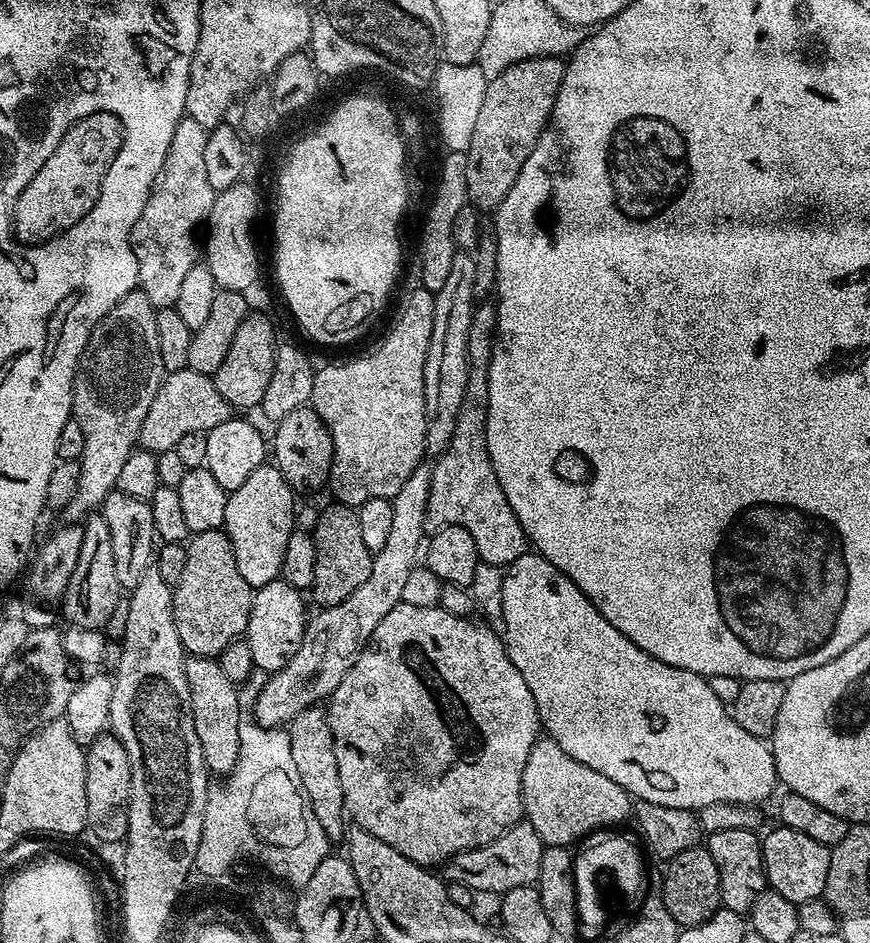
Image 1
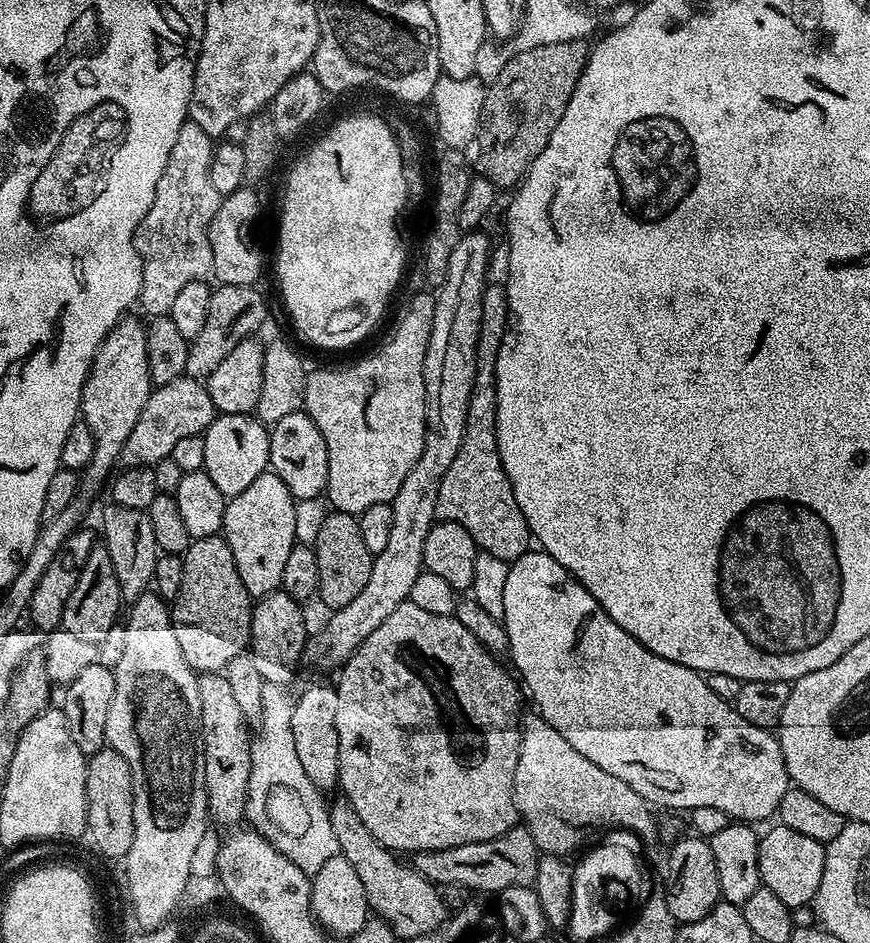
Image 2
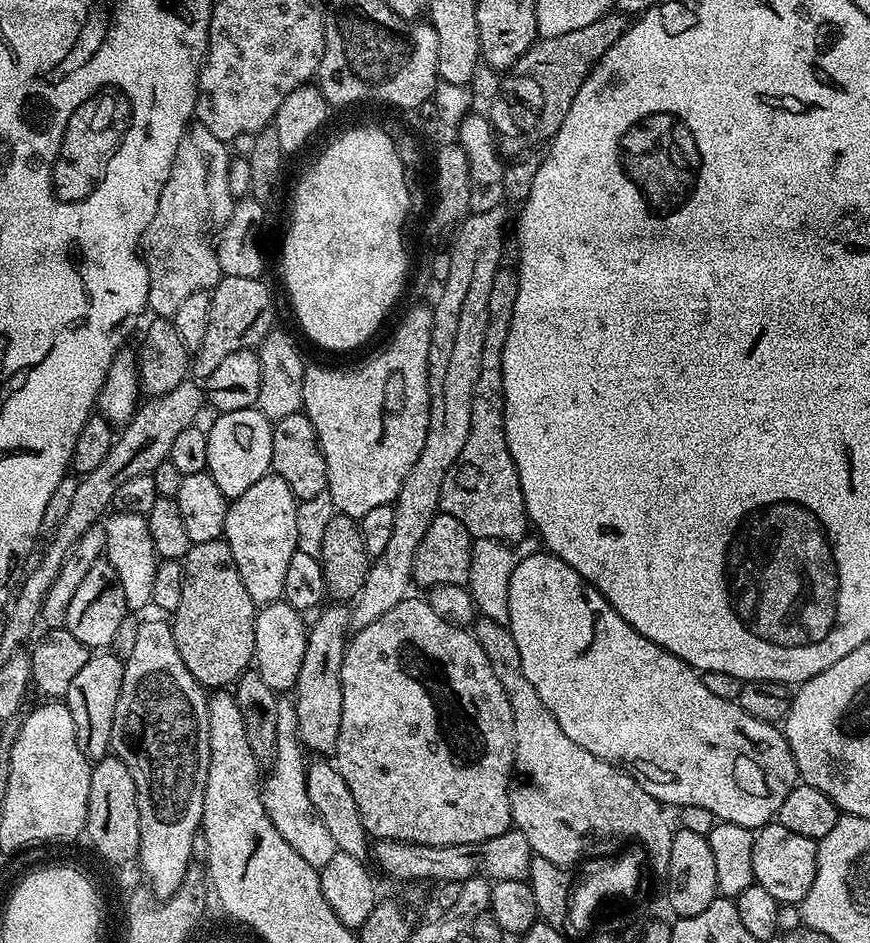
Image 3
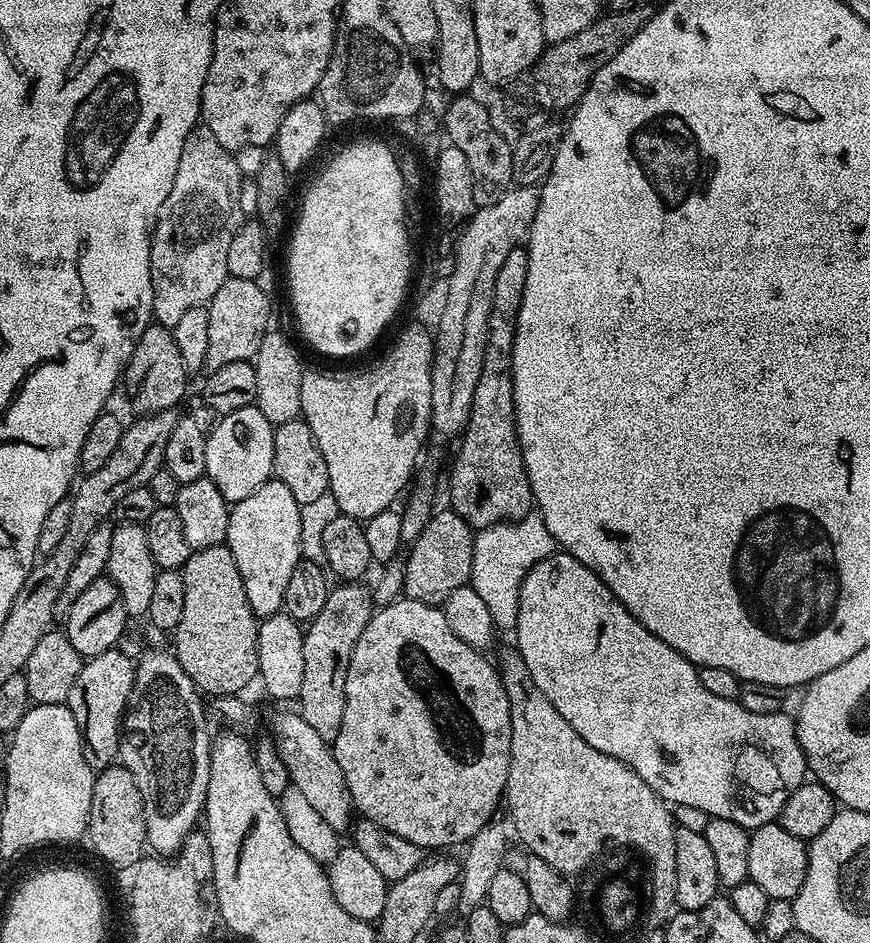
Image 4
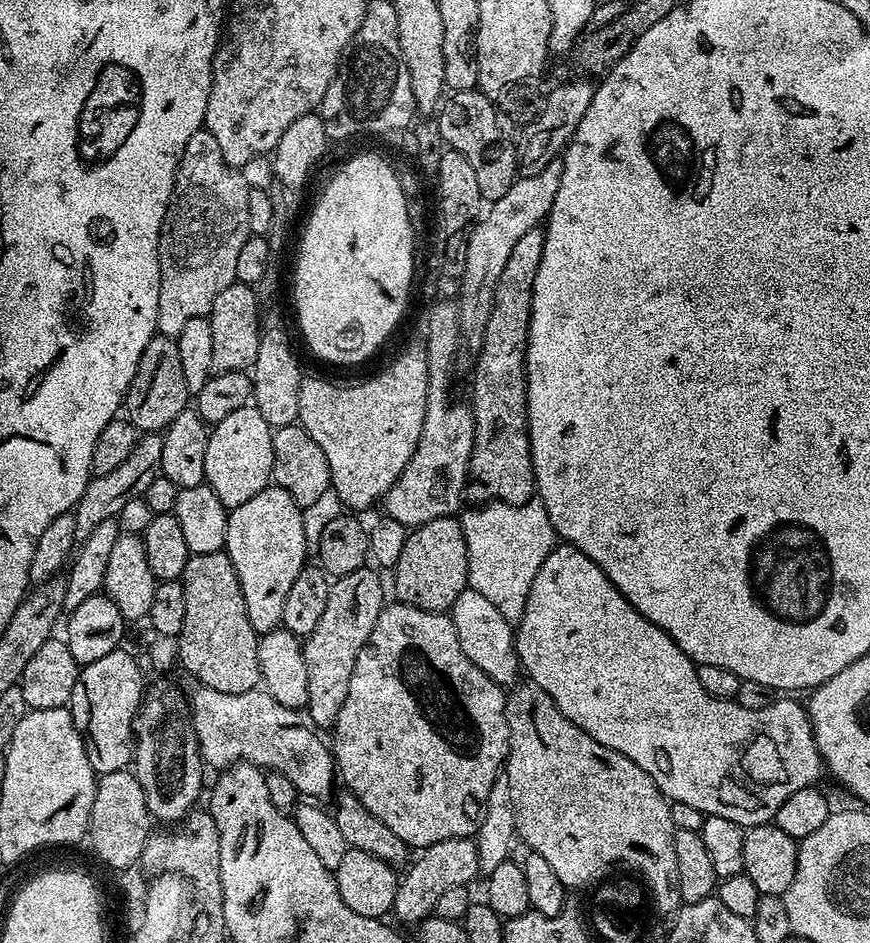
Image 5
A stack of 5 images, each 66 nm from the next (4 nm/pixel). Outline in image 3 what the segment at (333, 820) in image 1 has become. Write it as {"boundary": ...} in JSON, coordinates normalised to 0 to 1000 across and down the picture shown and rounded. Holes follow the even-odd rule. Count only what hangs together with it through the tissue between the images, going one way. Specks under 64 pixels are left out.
{"boundary":[[[386,638],[376,642],[366,652],[368,653],[361,664],[357,663],[355,667],[352,694],[347,698],[347,710],[343,715],[343,723],[339,727],[339,733],[345,734],[345,739],[339,739],[338,742],[340,749],[340,778],[351,794],[360,793],[361,796],[368,797],[363,800],[377,800],[386,792],[389,774],[393,766],[391,712],[393,710],[393,698],[399,687],[400,673],[403,667],[403,646],[394,639]]]}

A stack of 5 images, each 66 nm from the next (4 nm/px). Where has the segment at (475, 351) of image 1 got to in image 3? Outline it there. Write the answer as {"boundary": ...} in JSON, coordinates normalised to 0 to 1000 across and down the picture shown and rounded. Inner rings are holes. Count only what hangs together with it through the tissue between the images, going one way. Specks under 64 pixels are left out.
{"boundary":[[[584,282],[576,283],[575,290],[568,295],[568,303],[563,303],[563,324],[561,326],[561,345],[559,358],[554,367],[554,392],[547,406],[547,417],[540,439],[540,464],[536,464],[536,473],[531,473],[531,481],[526,481],[526,490],[517,494],[513,507],[508,511],[505,542],[517,545],[536,558],[536,562],[547,573],[572,573],[585,579],[592,578],[592,573],[601,571],[609,564],[609,552],[605,532],[600,526],[598,507],[593,502],[591,486],[584,476],[579,463],[579,409],[577,399],[578,371],[582,367],[582,356],[586,350],[591,316],[595,316],[595,292]]]}

